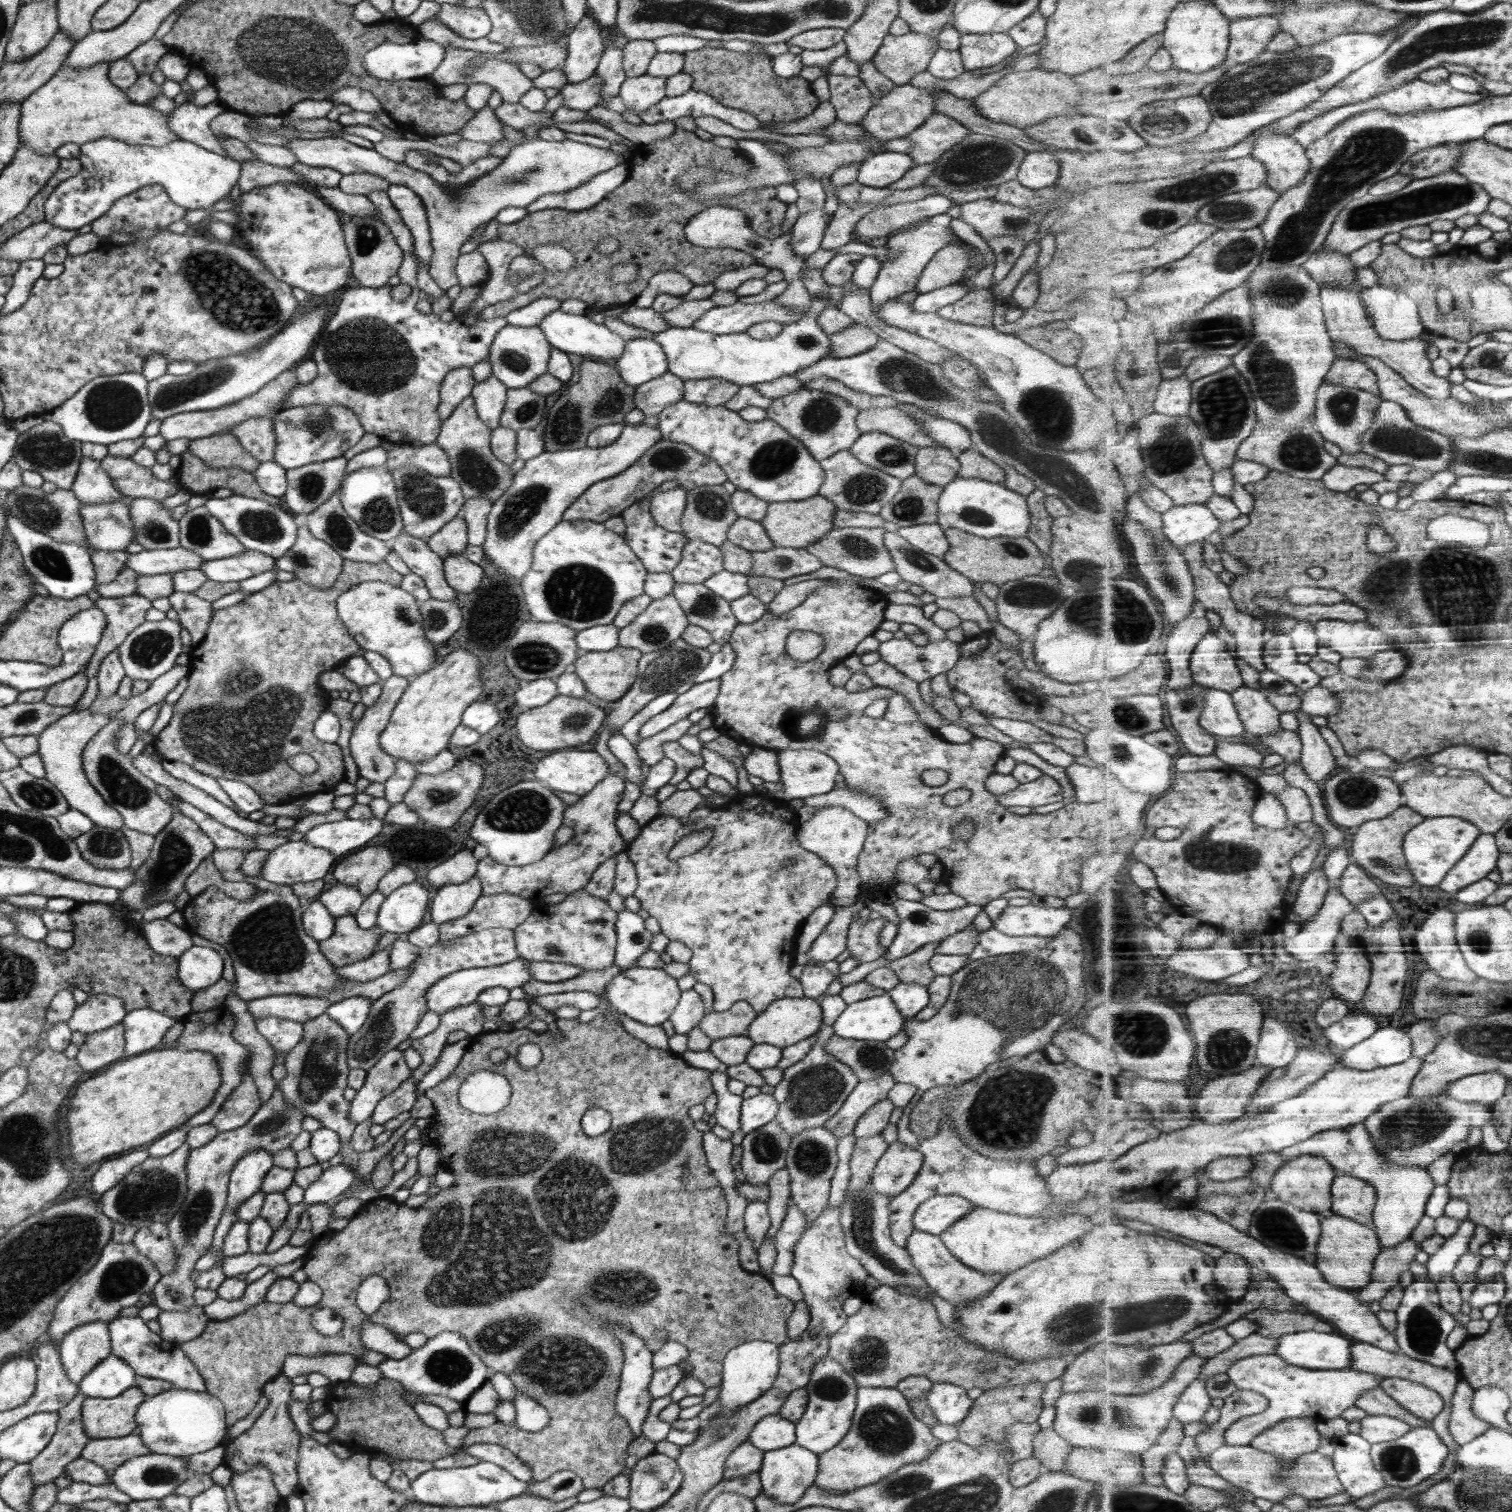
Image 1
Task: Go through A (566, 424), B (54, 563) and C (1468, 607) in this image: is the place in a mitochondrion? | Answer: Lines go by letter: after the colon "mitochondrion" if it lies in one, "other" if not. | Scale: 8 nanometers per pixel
A: mitochondrion
B: mitochondrion
C: mitochondrion

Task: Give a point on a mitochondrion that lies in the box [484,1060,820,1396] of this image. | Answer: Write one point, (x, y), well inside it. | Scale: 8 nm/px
(628, 1291)

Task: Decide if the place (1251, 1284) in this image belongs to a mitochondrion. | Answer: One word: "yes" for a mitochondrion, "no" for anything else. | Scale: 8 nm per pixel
no

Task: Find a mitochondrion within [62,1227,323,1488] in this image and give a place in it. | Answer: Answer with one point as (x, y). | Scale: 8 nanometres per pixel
(122, 1278)

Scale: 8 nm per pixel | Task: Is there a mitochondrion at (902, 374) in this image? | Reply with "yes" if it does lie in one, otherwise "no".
yes

